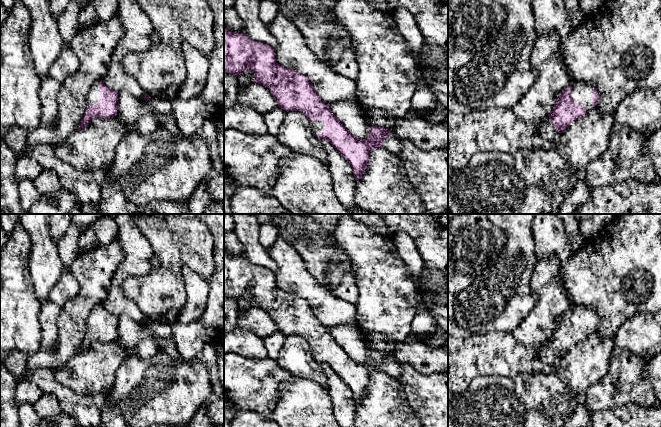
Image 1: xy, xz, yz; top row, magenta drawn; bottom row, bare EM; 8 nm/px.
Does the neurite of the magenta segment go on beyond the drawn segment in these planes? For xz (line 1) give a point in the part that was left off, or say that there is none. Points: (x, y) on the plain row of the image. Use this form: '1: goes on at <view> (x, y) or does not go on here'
1: goes on at xz (317, 351)

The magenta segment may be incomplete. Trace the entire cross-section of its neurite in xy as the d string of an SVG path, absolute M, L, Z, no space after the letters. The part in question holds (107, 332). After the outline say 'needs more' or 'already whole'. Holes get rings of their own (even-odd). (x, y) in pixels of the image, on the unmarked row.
M102 304L91 310L87 322L84 341L77 354L86 351L94 341L112 342L117 338L118 316L110 314Z; needs more

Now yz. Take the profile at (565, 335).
M573 306L557 319L555 329L548 337L558 357L562 357L573 345L596 332L598 316L593 307Z; needs more

